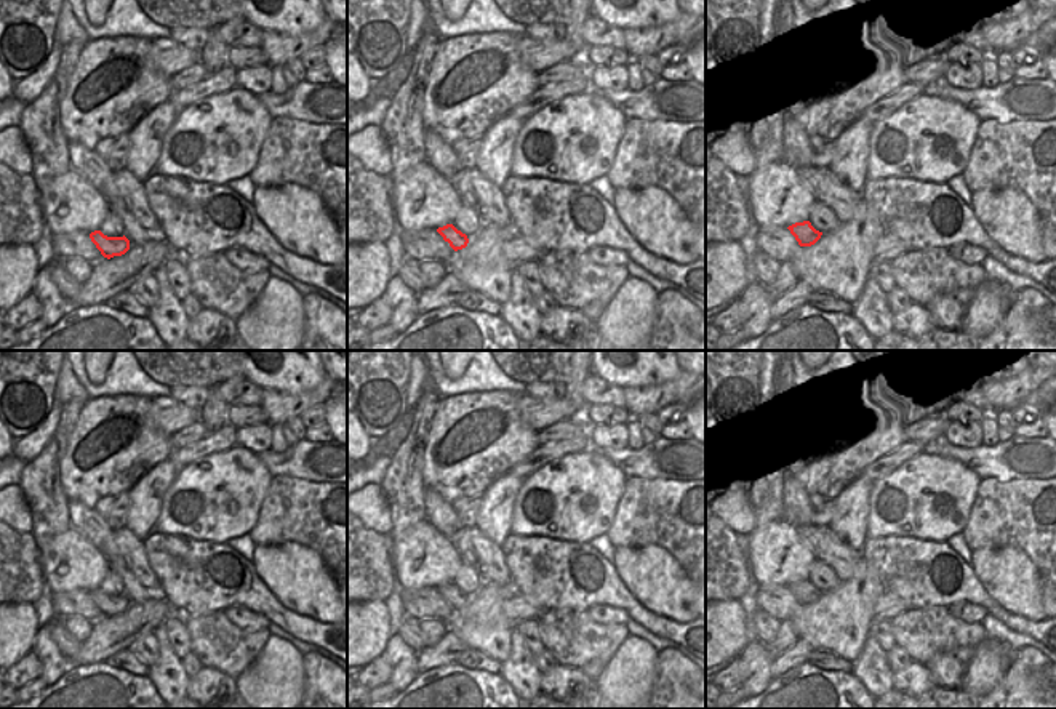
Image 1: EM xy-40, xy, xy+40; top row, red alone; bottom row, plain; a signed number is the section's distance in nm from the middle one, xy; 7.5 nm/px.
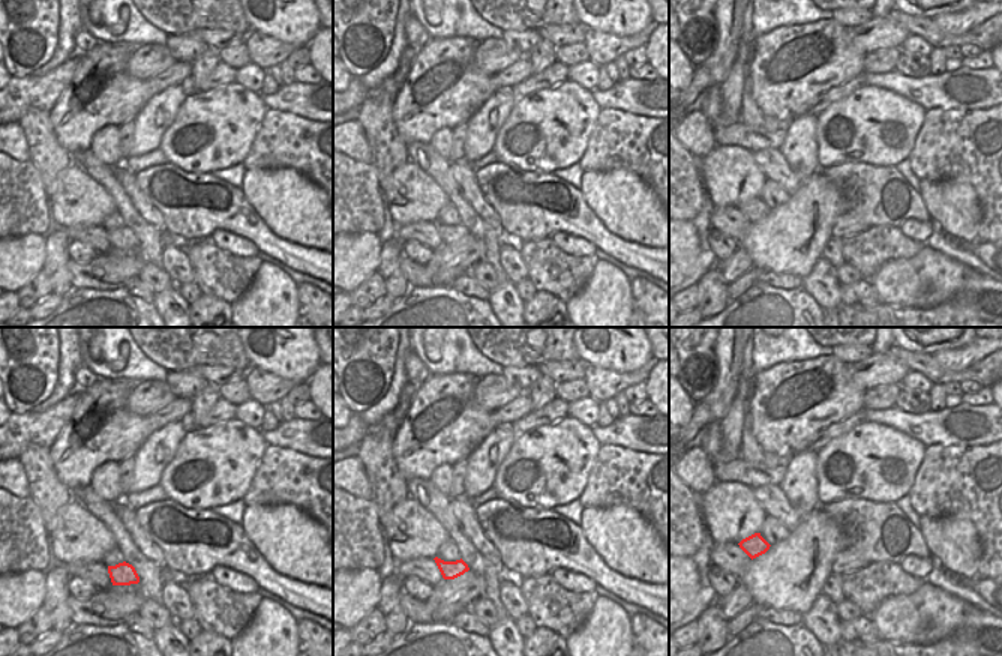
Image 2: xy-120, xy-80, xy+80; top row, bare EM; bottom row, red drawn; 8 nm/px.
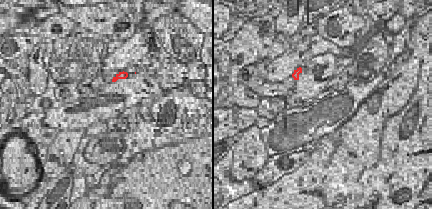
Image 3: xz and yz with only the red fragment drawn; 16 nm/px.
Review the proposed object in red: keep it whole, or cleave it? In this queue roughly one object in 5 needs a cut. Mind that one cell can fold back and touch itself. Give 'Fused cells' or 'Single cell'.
Single cell

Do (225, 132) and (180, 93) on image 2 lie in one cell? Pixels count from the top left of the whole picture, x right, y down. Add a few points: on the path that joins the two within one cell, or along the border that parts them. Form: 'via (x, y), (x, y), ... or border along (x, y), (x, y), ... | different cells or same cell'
border along (189, 93), (168, 129) | different cells

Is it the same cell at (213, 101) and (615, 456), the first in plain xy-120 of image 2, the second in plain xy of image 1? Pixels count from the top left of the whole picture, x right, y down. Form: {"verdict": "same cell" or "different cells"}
{"verdict": "different cells"}

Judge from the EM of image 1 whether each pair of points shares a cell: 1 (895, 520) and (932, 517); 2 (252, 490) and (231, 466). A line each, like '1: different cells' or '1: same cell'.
1: same cell
2: same cell

